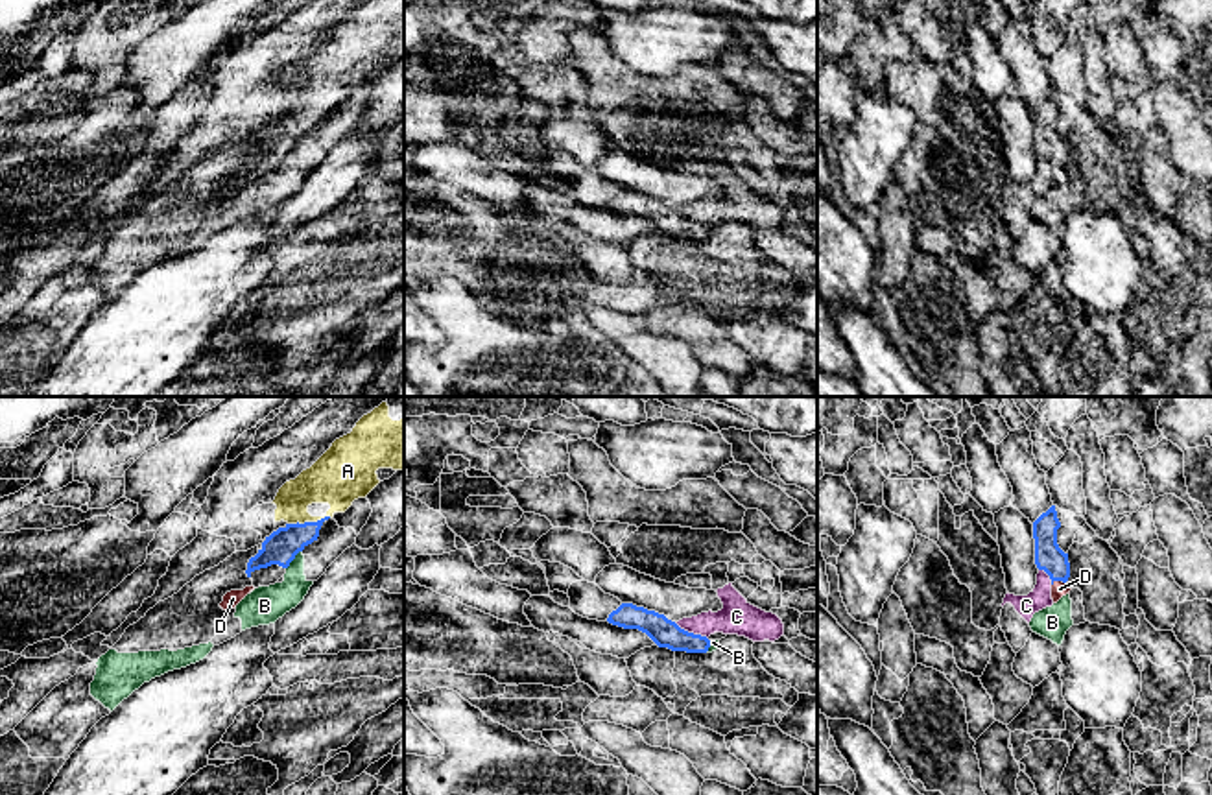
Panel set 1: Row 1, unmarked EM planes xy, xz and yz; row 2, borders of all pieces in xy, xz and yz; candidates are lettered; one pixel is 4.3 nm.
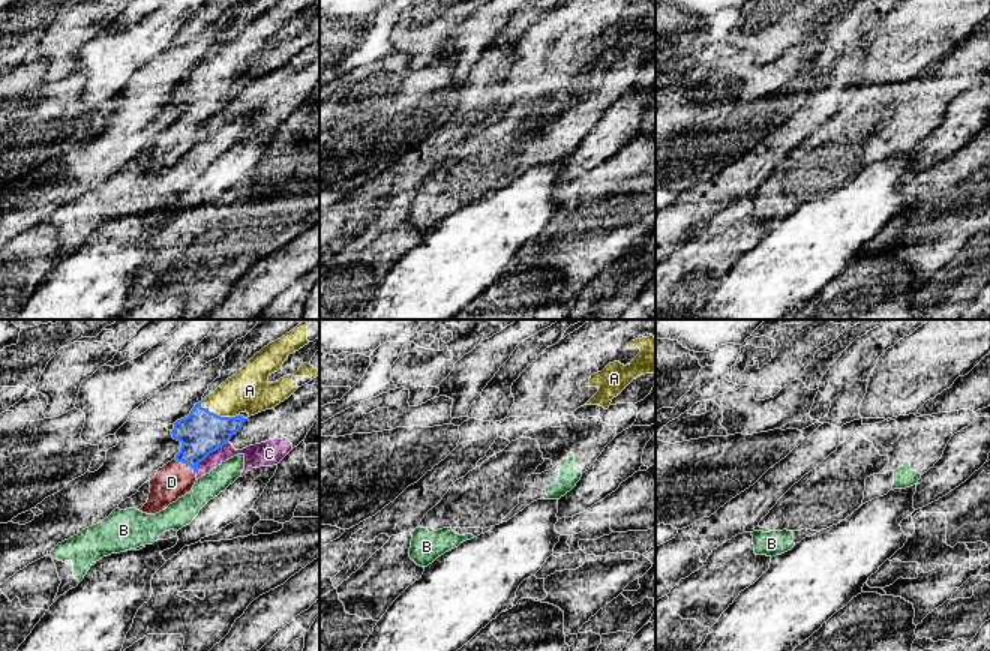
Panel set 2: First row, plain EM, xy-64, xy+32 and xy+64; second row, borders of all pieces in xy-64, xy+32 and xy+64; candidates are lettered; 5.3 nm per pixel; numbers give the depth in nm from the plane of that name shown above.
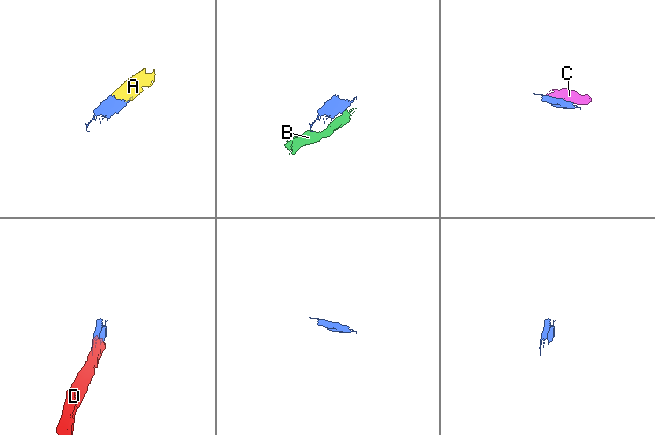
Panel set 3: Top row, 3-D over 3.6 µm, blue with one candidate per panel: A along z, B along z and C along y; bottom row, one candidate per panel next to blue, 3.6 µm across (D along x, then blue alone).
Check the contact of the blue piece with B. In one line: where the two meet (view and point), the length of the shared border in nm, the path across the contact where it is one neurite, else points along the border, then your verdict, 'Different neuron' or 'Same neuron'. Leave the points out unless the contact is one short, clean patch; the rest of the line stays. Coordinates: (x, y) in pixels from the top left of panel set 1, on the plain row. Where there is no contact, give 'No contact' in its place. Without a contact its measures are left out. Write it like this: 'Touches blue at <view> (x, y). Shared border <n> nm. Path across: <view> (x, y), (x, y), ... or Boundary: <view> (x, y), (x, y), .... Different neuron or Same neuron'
Touches blue at xy (294, 144). Shared border 110 nm. Boundary: xy (301, 137), (286, 155). Different neuron

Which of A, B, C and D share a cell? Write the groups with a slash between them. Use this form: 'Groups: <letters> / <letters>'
Groups: A D / B / C

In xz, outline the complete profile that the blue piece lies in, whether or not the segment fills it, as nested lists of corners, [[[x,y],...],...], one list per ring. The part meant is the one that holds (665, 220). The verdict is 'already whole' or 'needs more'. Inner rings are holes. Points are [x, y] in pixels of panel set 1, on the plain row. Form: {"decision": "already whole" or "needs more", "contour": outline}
{"decision": "already whole", "contour": [[[622,190],[609,201],[607,208],[624,216],[638,216],[659,234],[668,234],[671,238],[707,240],[710,234],[710,227],[707,223],[688,220],[664,201],[633,190]]]}

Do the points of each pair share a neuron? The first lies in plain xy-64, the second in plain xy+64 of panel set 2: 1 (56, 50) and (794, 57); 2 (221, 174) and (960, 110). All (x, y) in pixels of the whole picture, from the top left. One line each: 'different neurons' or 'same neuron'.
1: different neurons
2: same neuron

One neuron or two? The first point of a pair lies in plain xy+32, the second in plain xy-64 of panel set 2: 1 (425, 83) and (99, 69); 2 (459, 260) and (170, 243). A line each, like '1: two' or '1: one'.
1: two
2: two

